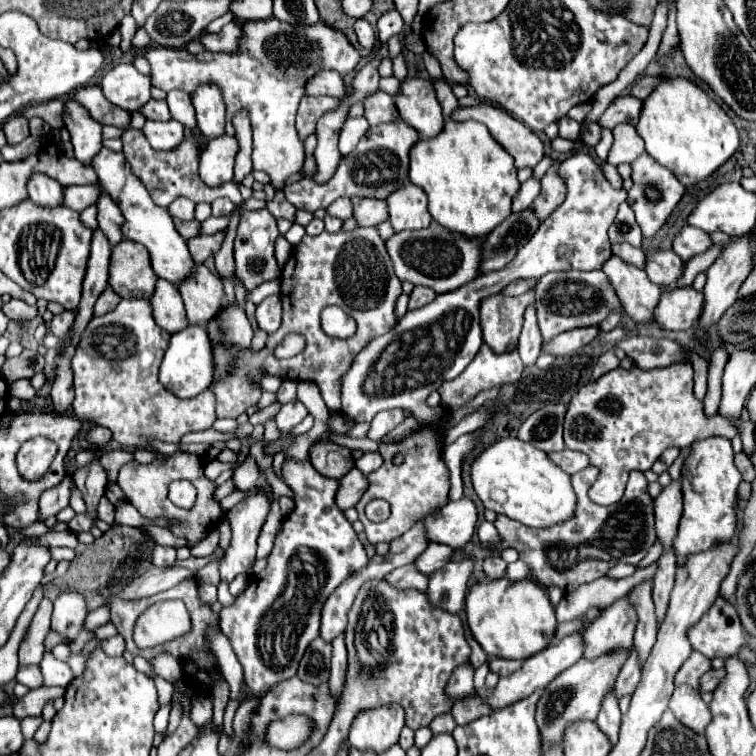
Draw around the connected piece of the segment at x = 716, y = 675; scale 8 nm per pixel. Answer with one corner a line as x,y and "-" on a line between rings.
708,670
700,678
700,692
712,692
720,684
722,678
724,678
724,670

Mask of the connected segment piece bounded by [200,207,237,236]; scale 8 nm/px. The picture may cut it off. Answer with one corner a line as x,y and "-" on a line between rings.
237,207
230,213
228,214
228,216
221,216
221,217
216,217
216,216
210,216
210,218
208,218
208,220
204,220
204,222
200,222
200,226
202,226
202,236
204,236
204,234
212,234
212,232
219,232
219,231
222,231
224,229
227,228
228,224
229,224
229,221
230,221
230,217
232,215
232,213
237,209

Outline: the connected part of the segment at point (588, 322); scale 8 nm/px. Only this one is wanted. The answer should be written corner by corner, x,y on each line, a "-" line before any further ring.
602,270
592,272
554,272
546,274
536,282
536,310
538,310
538,326
544,340
554,338
560,332
598,326
612,312
624,314
624,308
614,294
614,288

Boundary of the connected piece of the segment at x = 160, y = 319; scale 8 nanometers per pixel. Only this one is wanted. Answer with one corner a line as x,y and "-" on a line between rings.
160,278
158,284
156,284
156,292
150,298
150,302
152,302
152,308
154,308
156,324
160,328
164,328
166,332
174,334
174,332
184,330
188,326
184,302
180,298
176,284

